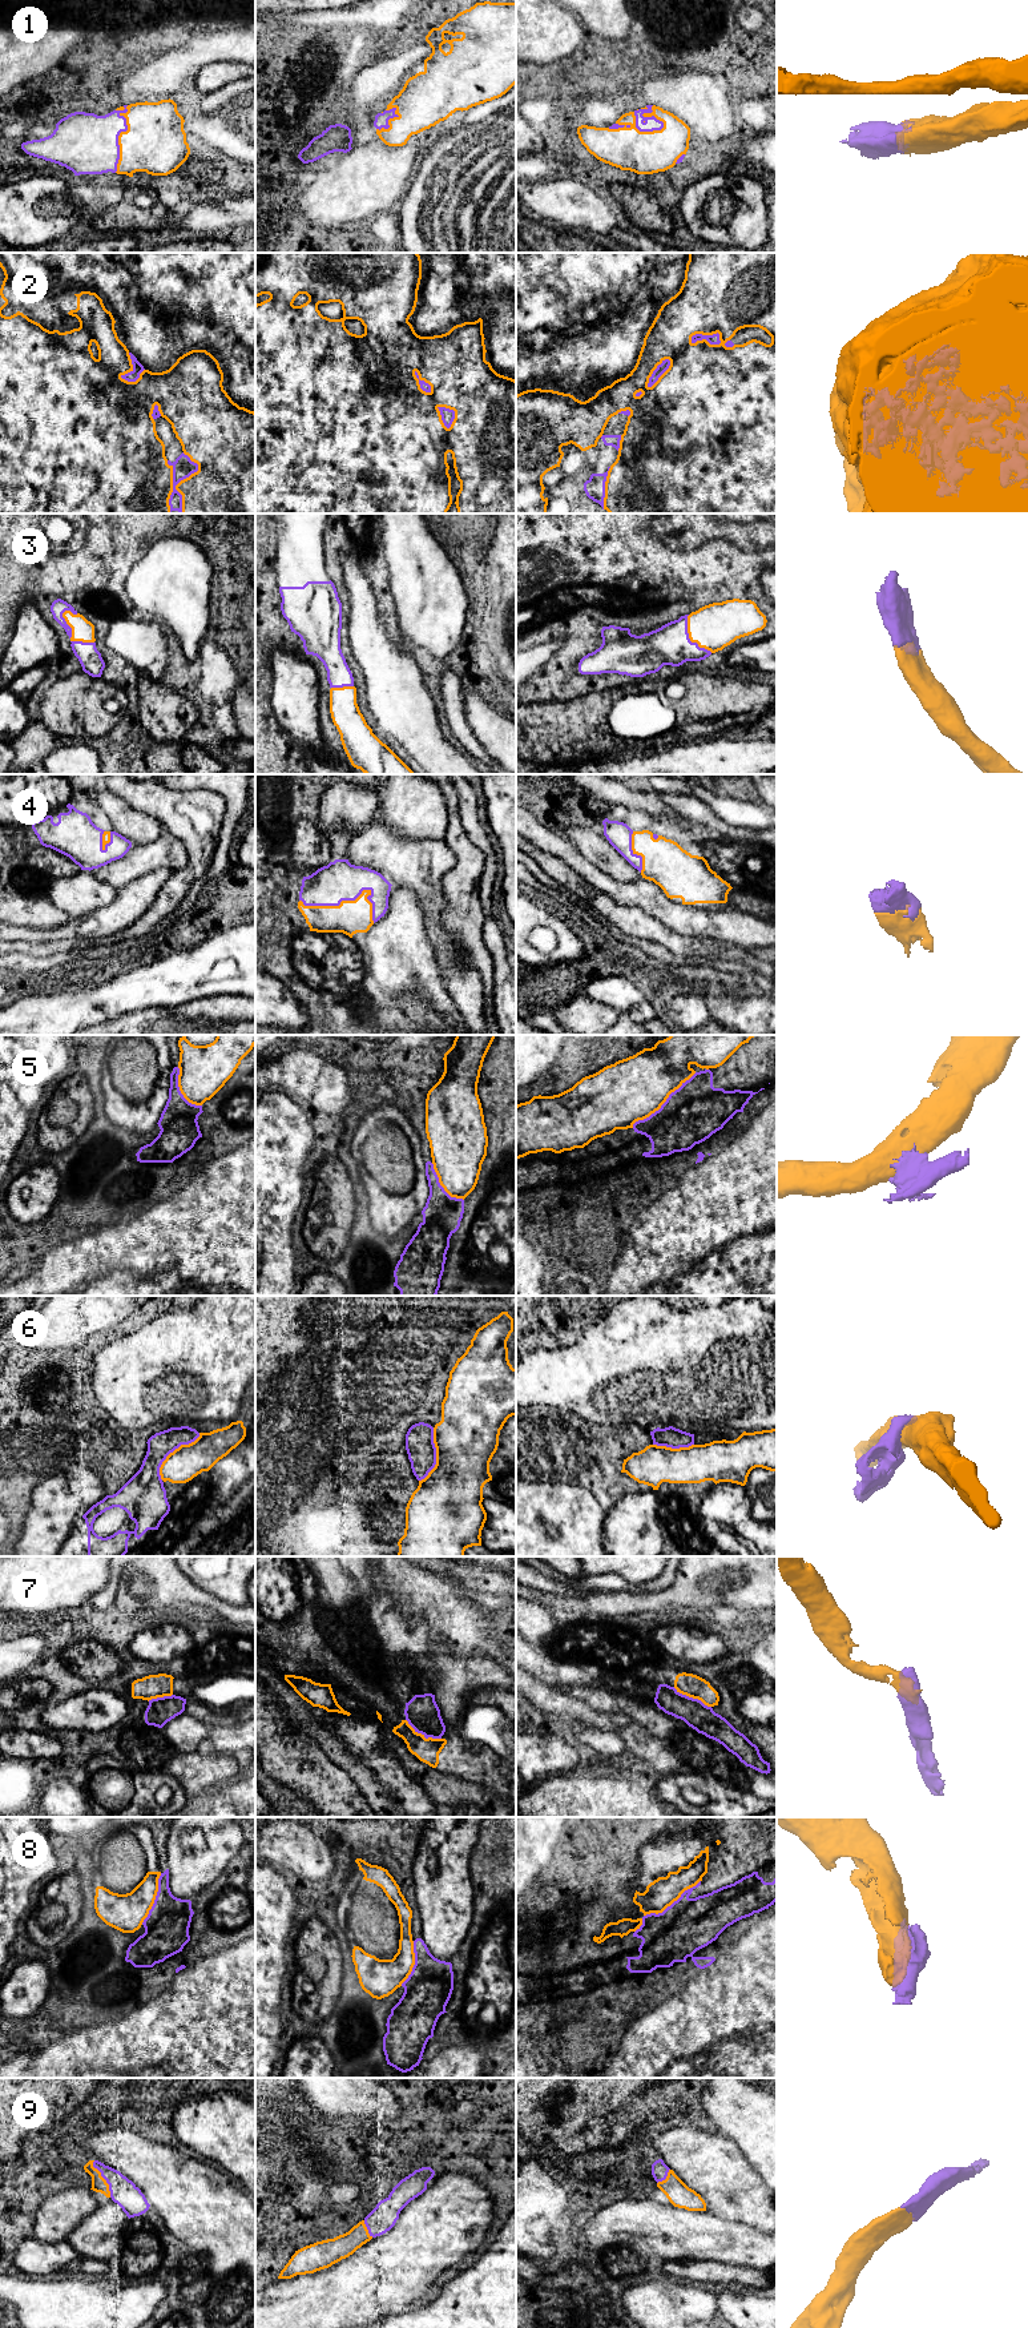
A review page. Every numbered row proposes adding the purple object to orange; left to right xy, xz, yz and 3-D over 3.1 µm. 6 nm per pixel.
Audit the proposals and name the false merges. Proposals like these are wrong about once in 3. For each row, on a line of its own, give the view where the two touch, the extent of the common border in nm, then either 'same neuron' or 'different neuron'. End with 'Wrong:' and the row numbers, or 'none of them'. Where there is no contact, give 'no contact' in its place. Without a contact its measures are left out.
1: meets orange in xy; contact 420 nm long; same neuron
2: meets orange in xy; contact 380 nm long; same neuron
3: meets orange in yz; contact 280 nm long; same neuron
4: meets orange in xz; contact 480 nm long; same neuron
5: meets orange in yz; contact 500 nm long; different neuron
6: meets orange in xy; contact 380 nm long; different neuron
7: meets orange in xz; contact 240 nm long; different neuron
8: meets orange in yz; contact 400 nm long; different neuron
9: meets orange in xy; contact 240 nm long; same neuron
Wrong: 5, 6, 7, 8

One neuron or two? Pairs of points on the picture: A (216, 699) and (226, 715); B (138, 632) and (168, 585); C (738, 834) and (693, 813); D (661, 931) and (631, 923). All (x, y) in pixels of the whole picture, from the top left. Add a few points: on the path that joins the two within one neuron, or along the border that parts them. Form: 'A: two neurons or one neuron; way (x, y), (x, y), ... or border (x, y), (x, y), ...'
A: one neuron; way (220, 703), (224, 711)
B: two neurons; border (152, 619), (160, 624)
C: one neuron; way (728, 829), (704, 814)
D: one neuron; way (653, 930), (639, 923)

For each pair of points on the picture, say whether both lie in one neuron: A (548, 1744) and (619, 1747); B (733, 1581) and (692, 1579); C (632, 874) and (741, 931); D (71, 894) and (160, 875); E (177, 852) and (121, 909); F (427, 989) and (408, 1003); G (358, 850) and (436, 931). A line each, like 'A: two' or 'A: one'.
A: two
B: one
C: two
D: two
E: two
F: two
G: one

